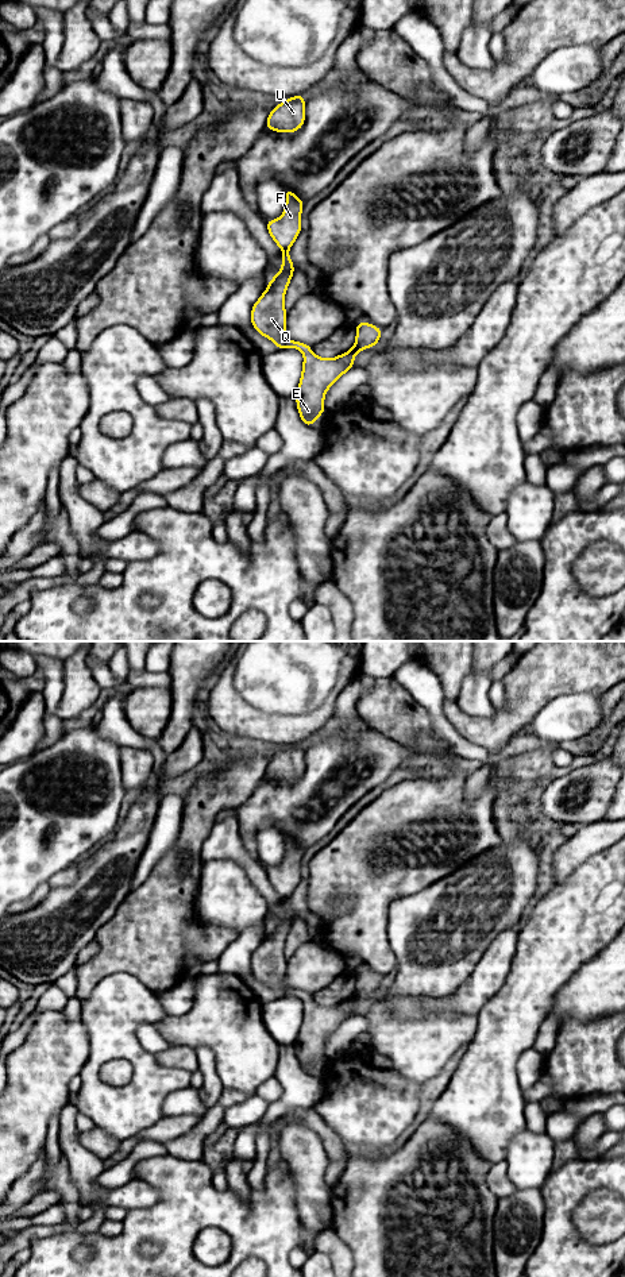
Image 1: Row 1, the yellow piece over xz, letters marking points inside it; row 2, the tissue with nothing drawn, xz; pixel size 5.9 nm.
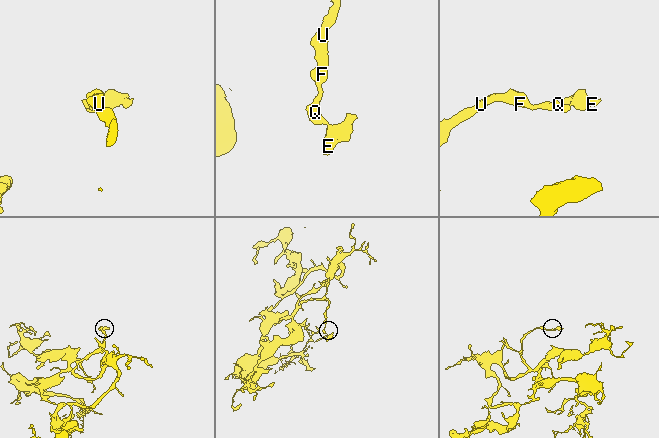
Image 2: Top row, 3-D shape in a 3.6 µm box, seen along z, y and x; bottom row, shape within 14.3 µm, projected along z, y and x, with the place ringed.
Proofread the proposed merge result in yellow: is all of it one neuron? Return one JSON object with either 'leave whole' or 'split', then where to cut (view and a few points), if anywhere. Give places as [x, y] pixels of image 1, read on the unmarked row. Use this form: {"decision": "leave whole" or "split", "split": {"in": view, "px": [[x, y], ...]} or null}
{"decision": "leave whole", "split": null}

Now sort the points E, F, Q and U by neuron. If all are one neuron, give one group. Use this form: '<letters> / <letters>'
E F Q U

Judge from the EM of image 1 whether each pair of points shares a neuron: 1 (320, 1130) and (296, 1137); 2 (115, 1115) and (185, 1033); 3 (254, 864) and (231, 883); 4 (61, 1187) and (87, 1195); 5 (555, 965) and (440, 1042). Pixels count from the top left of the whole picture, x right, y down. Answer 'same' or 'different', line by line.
1: different
2: different
3: different
4: different
5: different

